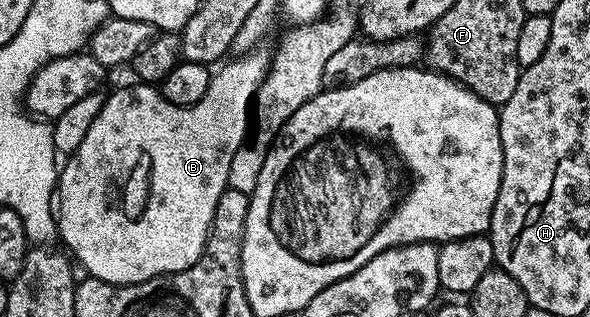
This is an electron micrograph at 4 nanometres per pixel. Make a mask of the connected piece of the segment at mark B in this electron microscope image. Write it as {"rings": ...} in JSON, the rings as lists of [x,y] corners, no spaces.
{"rings":[[[257,47],[241,52],[236,55],[233,61],[227,61],[225,60],[219,66],[220,70],[215,70],[212,73],[210,87],[206,87],[206,95],[202,95],[202,99],[198,99],[198,103],[194,103],[190,107],[178,107],[174,103],[170,103],[162,96],[159,88],[143,83],[131,83],[132,85],[126,86],[125,89],[116,89],[112,94],[109,92],[105,96],[102,111],[98,111],[98,119],[94,119],[94,123],[90,123],[90,131],[86,131],[86,139],[82,139],[78,151],[71,153],[65,160],[68,162],[65,165],[63,162],[62,168],[59,170],[58,200],[54,205],[59,240],[61,242],[64,240],[63,248],[77,262],[80,260],[84,264],[83,272],[85,274],[109,281],[112,285],[133,285],[139,281],[182,271],[194,264],[202,255],[214,219],[214,211],[218,207],[218,199],[222,195],[222,191],[228,188],[230,159],[234,159],[234,151],[238,151],[238,147],[248,135],[252,103],[256,100],[258,87],[264,82],[265,75],[268,74],[270,53],[269,50],[264,50],[264,47]]]}

